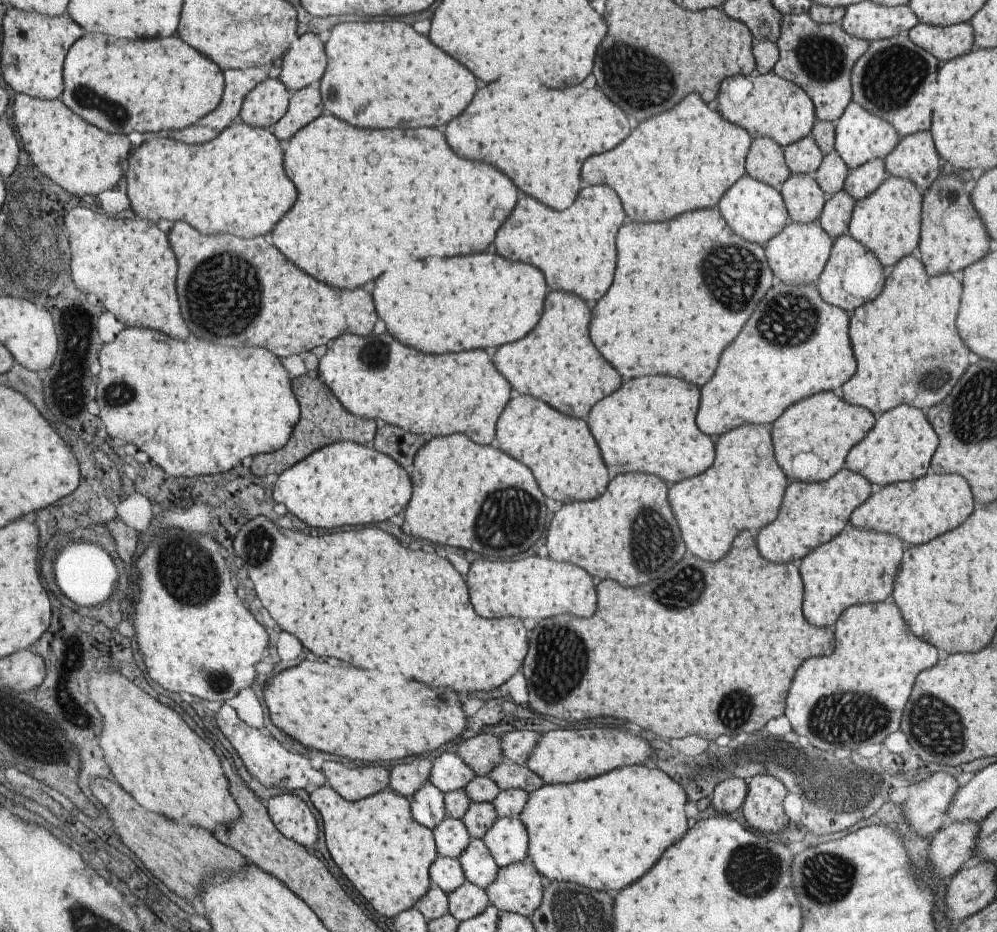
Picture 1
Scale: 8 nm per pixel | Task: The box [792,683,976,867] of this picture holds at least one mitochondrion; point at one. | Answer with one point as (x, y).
(932, 721)

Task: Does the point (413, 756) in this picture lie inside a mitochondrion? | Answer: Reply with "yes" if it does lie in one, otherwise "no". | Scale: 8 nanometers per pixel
no

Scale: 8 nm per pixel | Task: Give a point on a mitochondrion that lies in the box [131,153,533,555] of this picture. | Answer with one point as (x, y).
(208, 302)

